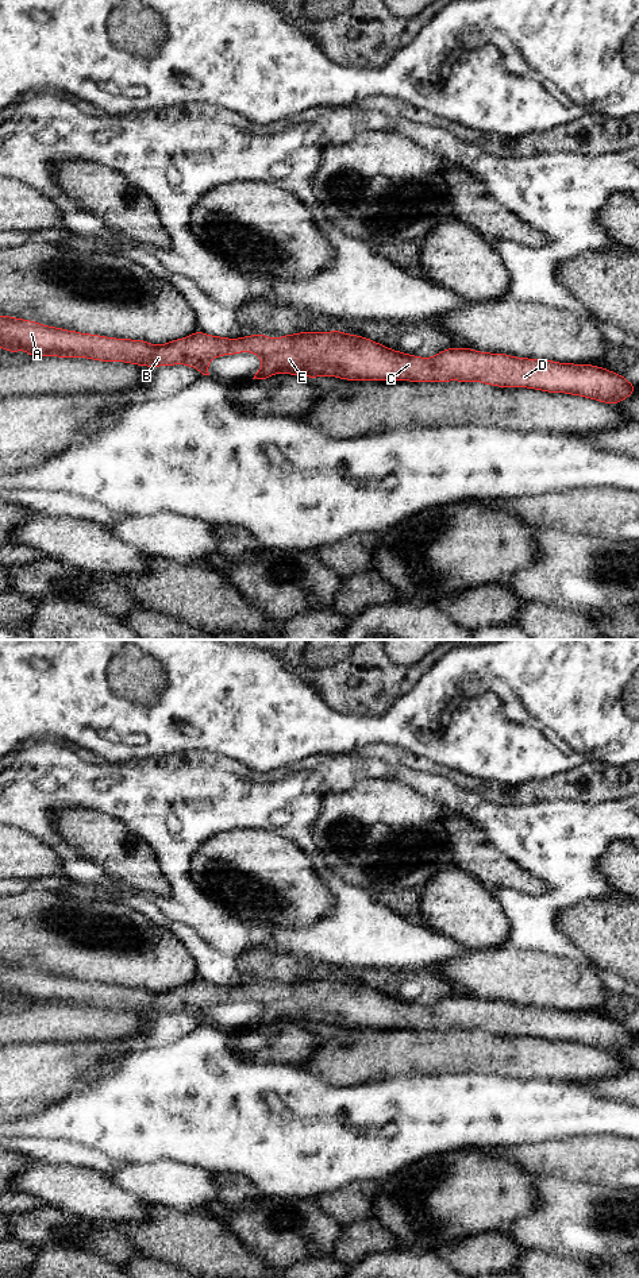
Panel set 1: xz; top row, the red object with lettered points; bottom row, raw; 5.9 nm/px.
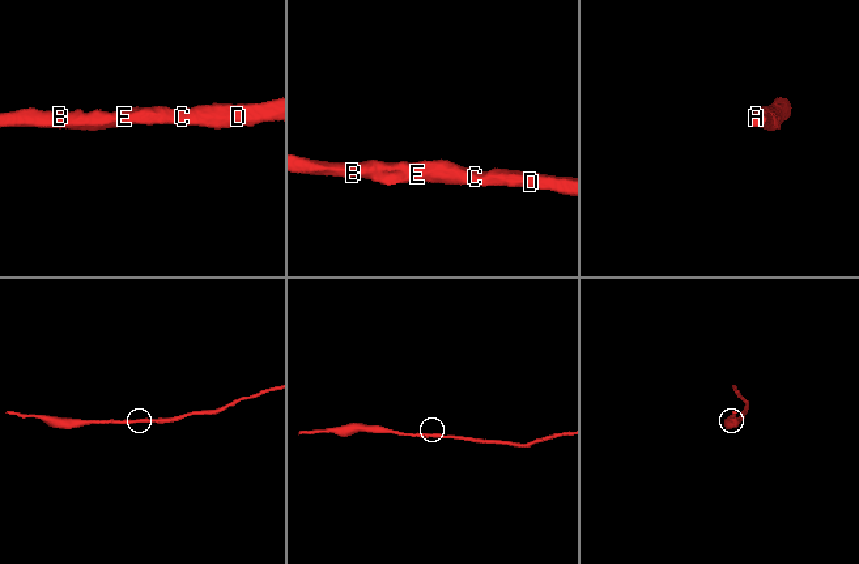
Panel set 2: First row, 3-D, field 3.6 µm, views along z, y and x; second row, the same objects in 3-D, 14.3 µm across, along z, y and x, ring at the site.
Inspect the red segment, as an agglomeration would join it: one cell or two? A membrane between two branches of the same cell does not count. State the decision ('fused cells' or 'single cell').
single cell

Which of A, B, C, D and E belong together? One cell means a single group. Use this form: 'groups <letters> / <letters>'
groups A B C D E

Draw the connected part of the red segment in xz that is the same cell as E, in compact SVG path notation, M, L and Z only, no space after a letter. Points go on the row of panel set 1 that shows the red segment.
M1 314L0 347L12 354L23 350L30 356L88 358L149 367L186 364L203 375L209 375L208 364L216 356L253 352L262 362L253 379L285 372L346 381L478 381L499 387L581 395L609 405L628 398L638 387L623 375L593 364L515 358L471 348L447 348L432 358L419 358L336 329L305 331L278 339L262 333L227 339L196 331L189 337L154 345L143 340L80 333Z

